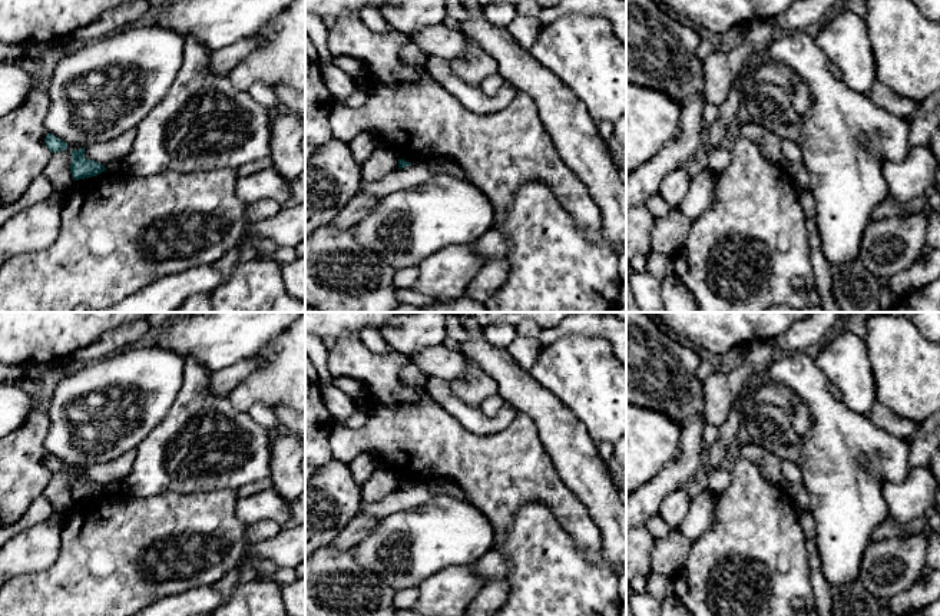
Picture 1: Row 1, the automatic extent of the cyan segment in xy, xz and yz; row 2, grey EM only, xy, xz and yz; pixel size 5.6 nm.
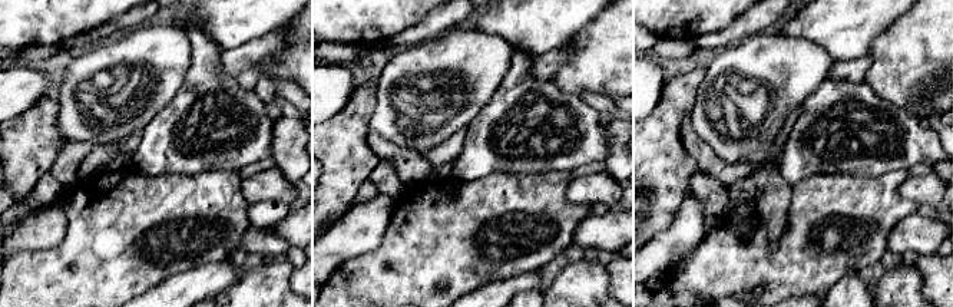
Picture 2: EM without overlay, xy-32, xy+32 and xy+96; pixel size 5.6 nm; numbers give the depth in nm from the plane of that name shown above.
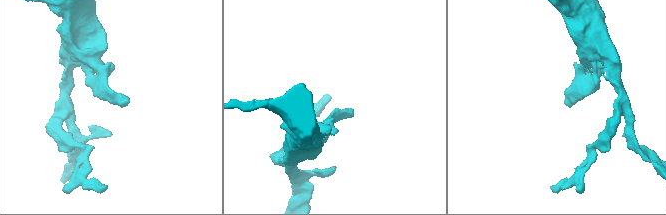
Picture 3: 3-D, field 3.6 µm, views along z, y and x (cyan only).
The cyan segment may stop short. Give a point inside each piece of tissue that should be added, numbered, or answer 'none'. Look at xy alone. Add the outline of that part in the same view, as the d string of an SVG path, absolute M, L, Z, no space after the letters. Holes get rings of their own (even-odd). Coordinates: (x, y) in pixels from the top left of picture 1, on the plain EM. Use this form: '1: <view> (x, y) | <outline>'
none

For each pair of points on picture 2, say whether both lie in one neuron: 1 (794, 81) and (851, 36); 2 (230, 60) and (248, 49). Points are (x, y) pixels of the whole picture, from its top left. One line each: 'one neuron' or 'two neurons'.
1: two neurons
2: one neuron

